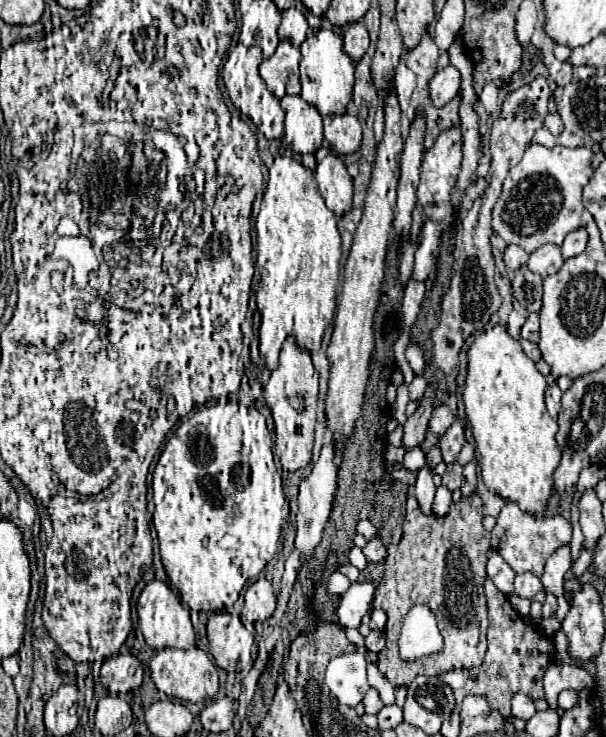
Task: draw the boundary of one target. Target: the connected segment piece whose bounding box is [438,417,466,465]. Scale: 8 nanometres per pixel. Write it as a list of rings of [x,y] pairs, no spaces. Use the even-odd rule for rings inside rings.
[[[456,417],[452,427],[440,437],[440,443],[438,443],[438,447],[442,449],[442,457],[444,457],[446,465],[452,465],[456,461],[464,443],[466,443],[466,439],[464,439],[464,421],[460,417]]]

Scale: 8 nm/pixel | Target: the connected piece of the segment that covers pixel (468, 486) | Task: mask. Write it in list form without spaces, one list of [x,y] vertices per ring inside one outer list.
[[[476,461],[468,463],[464,467],[464,483],[462,483],[462,495],[470,495],[476,489]]]

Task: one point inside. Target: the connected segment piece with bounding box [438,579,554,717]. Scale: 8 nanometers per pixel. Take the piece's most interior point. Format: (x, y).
(517, 653)

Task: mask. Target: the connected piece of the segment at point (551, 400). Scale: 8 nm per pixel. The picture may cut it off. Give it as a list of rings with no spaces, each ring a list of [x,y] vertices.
[[[554,383],[554,385],[550,385],[548,389],[546,389],[546,407],[548,407],[548,413],[556,419],[556,415],[558,415],[558,411],[560,411],[560,397],[562,397],[562,391],[558,389],[558,385]]]

